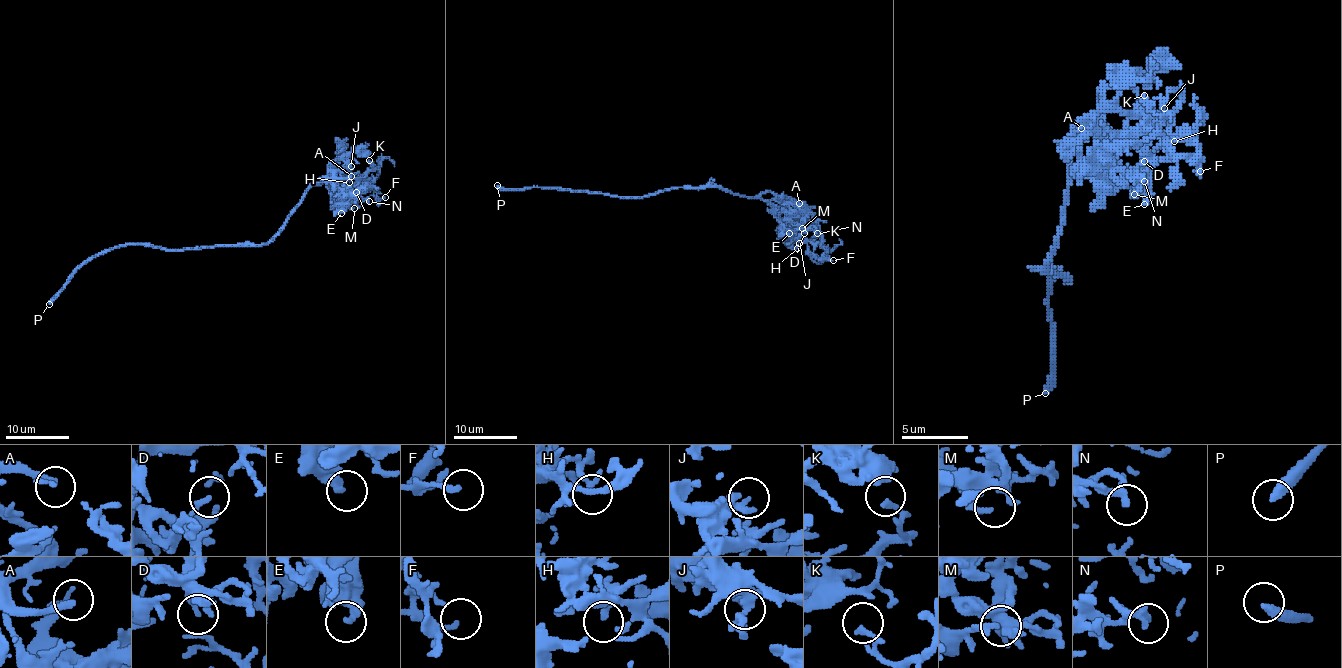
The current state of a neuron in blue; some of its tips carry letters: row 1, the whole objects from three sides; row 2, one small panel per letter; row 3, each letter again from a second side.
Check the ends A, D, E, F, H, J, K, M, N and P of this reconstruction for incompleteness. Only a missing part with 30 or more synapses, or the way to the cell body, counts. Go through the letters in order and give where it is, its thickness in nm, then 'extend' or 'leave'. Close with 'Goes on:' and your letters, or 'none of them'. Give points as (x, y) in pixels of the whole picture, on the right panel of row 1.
A: place (1081, 128); calibre 240 nm; extend
D: place (1144, 161); calibre 100 nm; leave
E: place (1144, 204); calibre 340 nm; leave
F: place (1200, 171); calibre 180 nm; leave
H: place (1174, 141); calibre 260 nm; leave
J: place (1164, 108); calibre 240 nm; leave
K: place (1144, 95); calibre 110 nm; leave
M: place (1134, 194); calibre 190 nm; leave
N: place (1144, 181); calibre 160 nm; leave
P: place (1045, 393); calibre 360 nm; leave
Goes on: A

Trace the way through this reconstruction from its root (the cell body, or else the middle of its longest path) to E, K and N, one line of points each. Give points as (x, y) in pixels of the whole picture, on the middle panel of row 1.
E: (690, 187), (719, 187), (732, 193), (767, 200), (783, 230), (789, 233)
K: (690, 187), (719, 187), (732, 193), (767, 200), (796, 233), (820, 241), (817, 233)
N: (690, 187), (719, 187), (745, 197), (791, 201), (801, 222), (817, 233)

